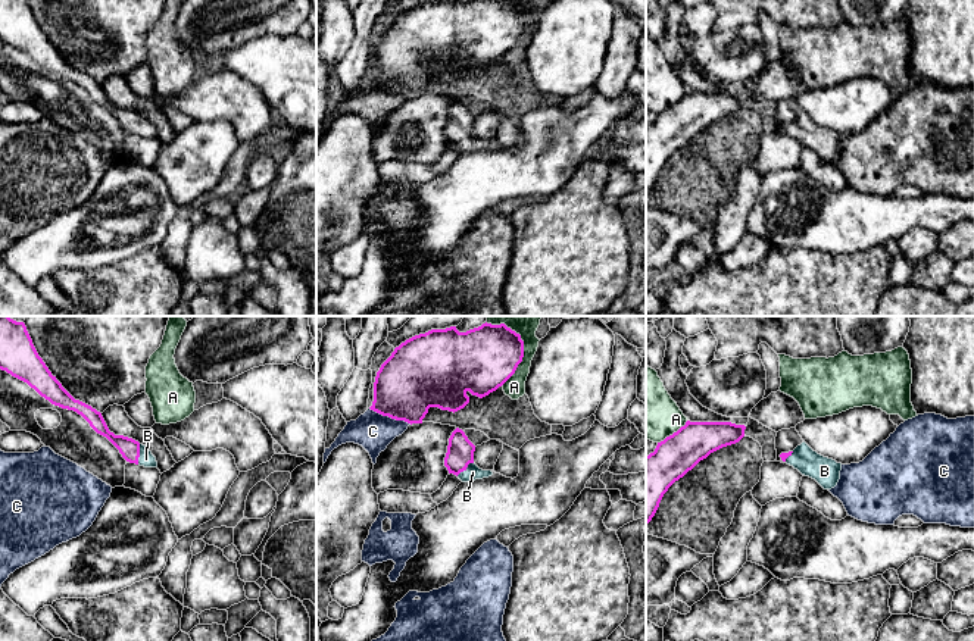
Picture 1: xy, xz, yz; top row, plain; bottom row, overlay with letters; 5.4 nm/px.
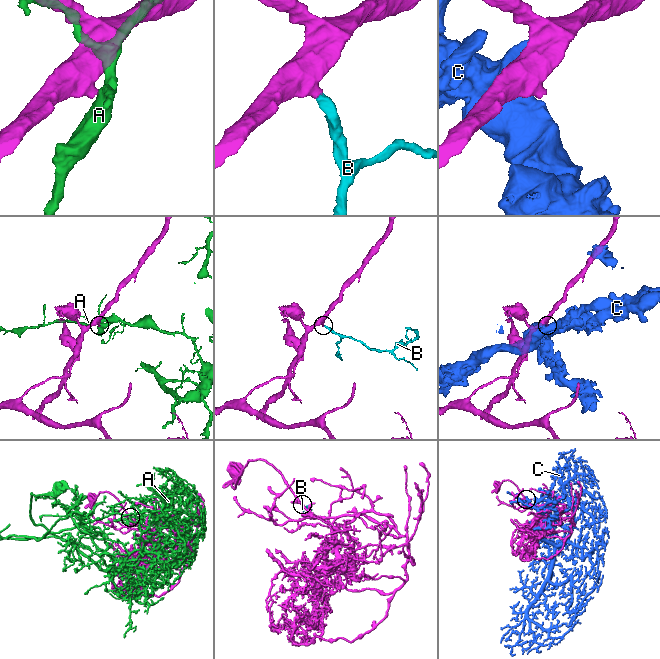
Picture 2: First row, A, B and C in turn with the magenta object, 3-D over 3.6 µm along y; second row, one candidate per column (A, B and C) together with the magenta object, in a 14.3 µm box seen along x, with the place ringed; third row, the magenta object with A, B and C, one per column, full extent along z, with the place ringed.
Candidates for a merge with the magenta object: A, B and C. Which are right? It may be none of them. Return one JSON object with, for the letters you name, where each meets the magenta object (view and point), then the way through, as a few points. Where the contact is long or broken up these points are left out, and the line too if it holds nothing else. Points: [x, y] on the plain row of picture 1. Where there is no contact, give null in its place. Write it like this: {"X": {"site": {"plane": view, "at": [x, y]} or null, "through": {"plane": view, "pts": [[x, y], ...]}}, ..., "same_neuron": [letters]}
{"B": {"site": {"plane": "xy", "at": [139, 125]}, "through": {"plane": "xy", "pts": [[130, 119], [139, 125], [146, 130]]}}, "same_neuron": ["B"]}

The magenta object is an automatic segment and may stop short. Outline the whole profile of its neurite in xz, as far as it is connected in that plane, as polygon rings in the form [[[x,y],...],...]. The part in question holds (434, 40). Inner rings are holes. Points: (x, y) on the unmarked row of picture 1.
[[[431,0],[394,19],[374,53],[371,81],[408,94],[422,94],[430,78],[458,82],[469,74],[466,63],[480,69],[502,57],[524,28],[524,12],[512,0]]]

